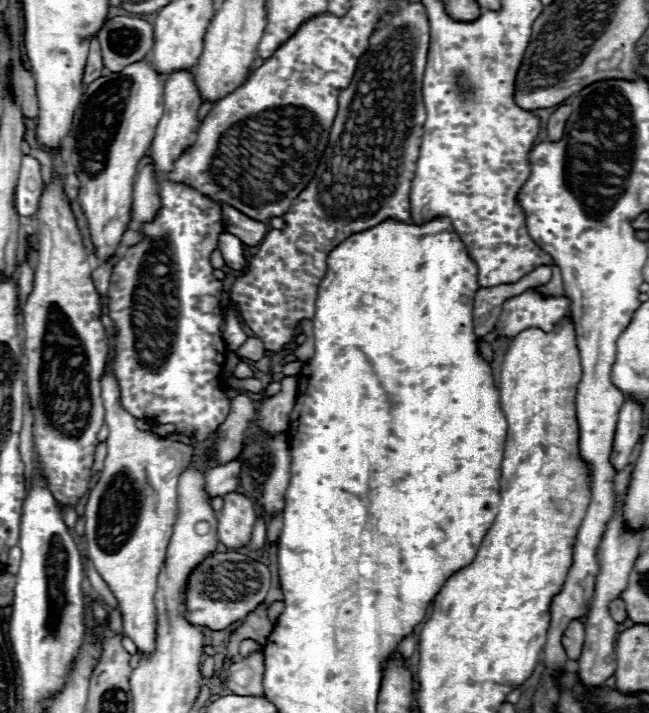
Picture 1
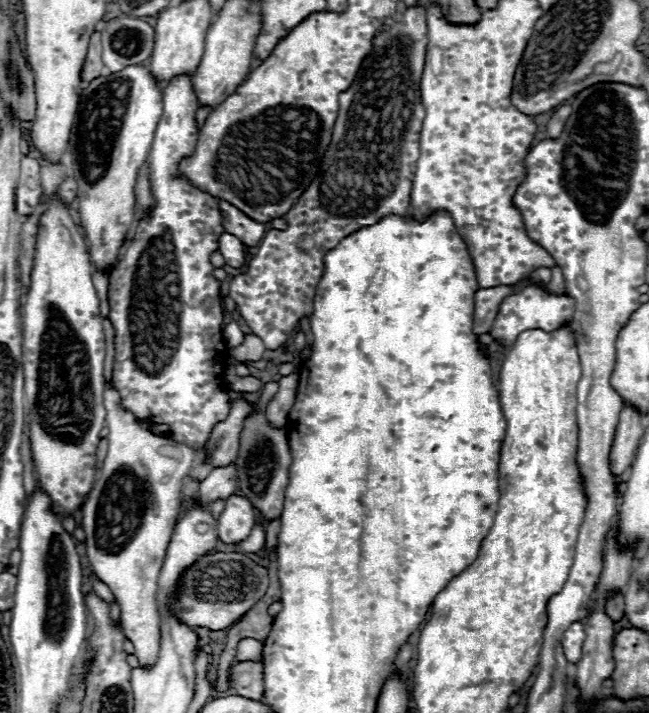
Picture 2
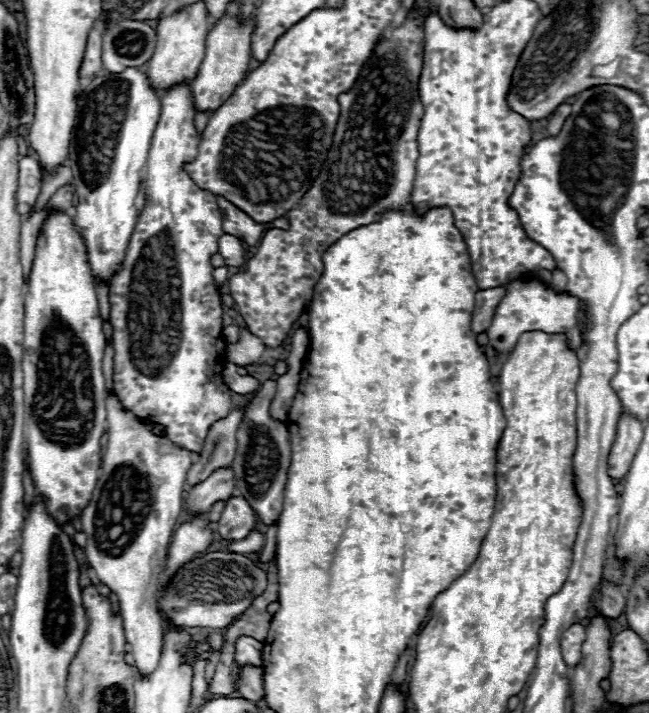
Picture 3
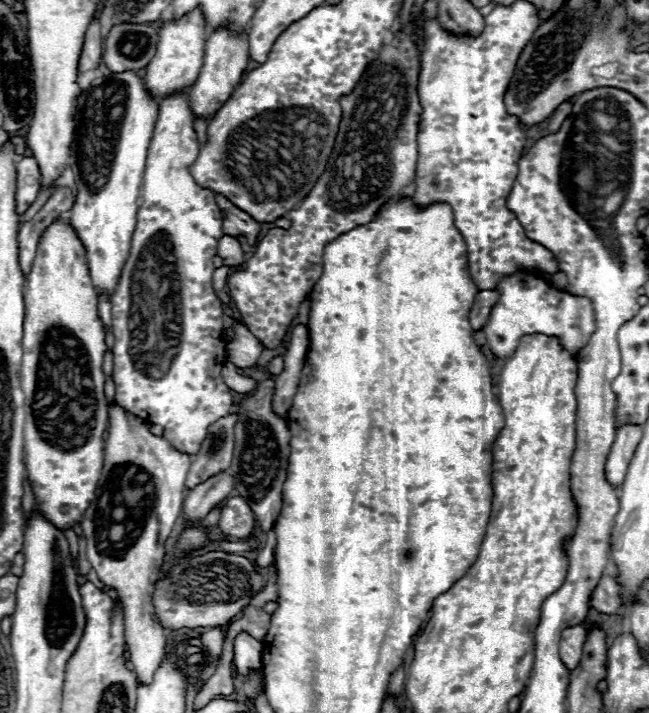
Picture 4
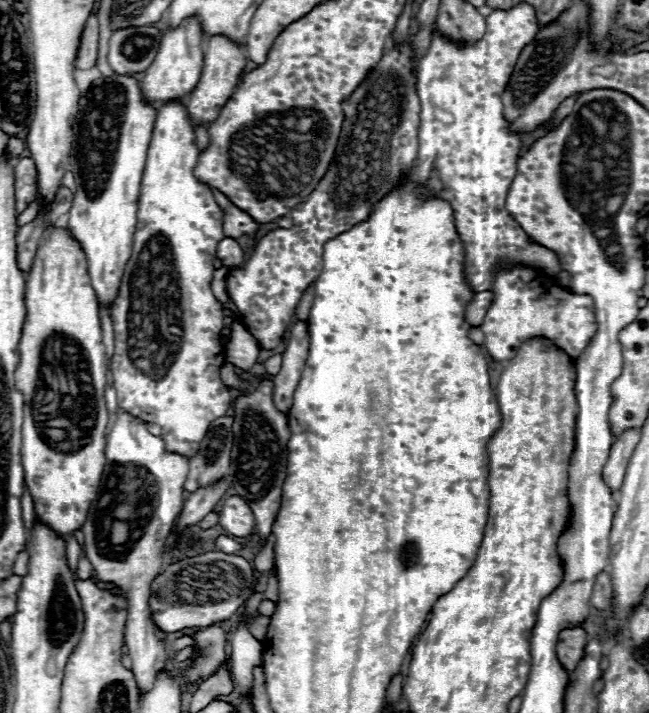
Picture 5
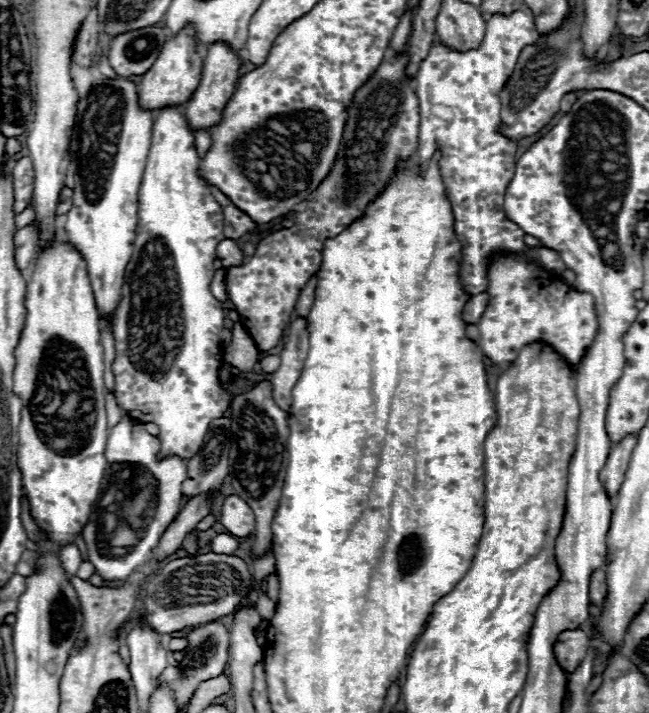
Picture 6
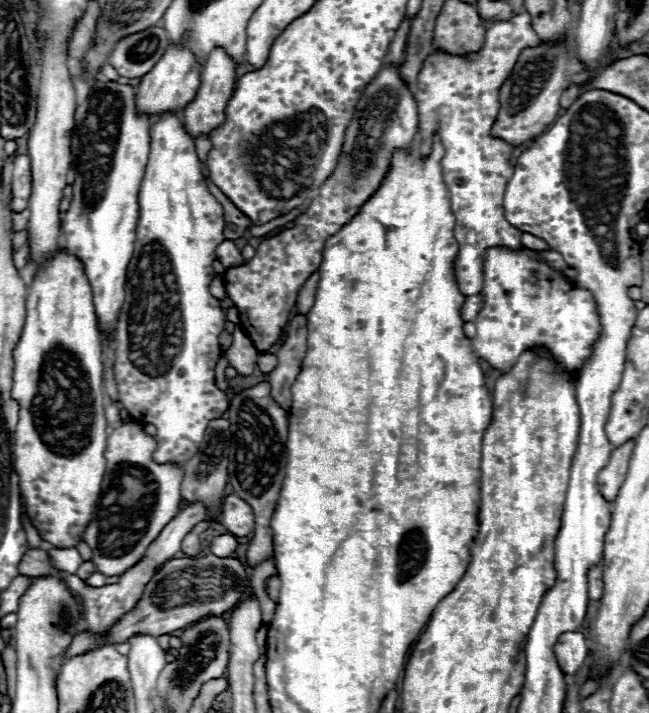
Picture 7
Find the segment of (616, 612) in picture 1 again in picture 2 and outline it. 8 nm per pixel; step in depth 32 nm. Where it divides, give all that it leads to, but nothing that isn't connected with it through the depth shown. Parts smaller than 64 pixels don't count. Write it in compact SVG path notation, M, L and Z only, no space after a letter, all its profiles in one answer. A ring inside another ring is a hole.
M622 592L616 594L614 598L610 598L610 600L606 602L606 612L608 612L608 616L610 616L612 620L616 620L616 622L624 618L624 598L622 598Z

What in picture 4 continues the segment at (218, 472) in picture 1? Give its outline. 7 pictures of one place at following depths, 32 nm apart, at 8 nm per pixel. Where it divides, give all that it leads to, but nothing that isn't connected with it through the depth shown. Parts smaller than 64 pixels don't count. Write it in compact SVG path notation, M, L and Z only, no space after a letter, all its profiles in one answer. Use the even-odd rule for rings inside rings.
M220 472L206 480L206 484L198 484L198 488L190 490L184 500L184 516L190 522L204 518L218 502L226 500L234 488L234 478L228 472Z

